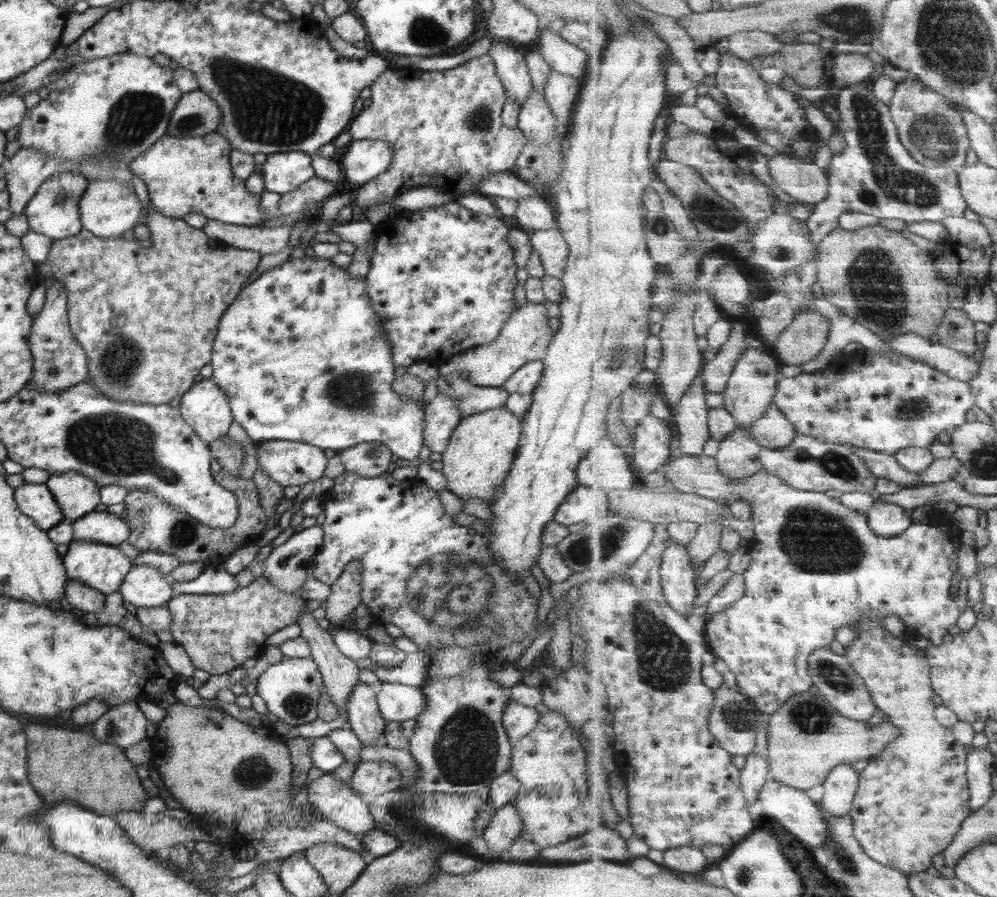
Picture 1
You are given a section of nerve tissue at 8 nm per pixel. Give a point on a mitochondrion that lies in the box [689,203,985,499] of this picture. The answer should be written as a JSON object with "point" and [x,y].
{"point":[875,283]}

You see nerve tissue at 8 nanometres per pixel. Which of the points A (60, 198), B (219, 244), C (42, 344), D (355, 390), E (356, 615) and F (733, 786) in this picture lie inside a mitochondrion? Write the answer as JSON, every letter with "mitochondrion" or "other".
{"A":"mitochondrion","B":"other","C":"other","D":"mitochondrion","E":"other","F":"other"}

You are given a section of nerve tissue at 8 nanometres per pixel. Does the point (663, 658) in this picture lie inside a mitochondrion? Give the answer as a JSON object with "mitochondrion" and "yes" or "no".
{"mitochondrion":"yes"}

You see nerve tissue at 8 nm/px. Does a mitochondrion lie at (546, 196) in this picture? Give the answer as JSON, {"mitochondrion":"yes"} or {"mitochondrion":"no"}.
{"mitochondrion":"no"}

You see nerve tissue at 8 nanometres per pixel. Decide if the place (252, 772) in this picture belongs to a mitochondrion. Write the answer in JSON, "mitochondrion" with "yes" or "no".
{"mitochondrion":"yes"}

